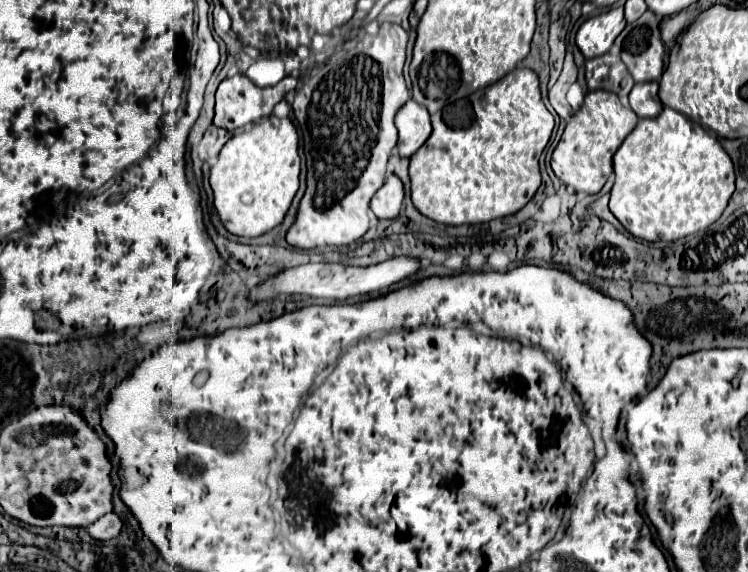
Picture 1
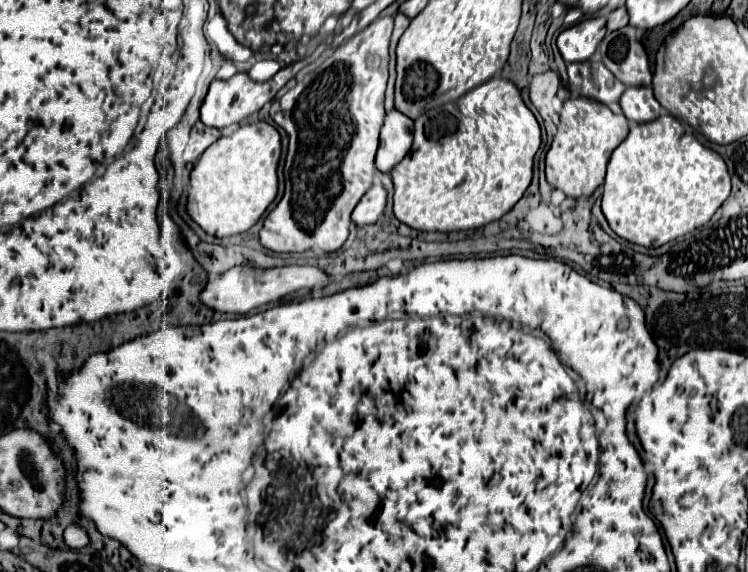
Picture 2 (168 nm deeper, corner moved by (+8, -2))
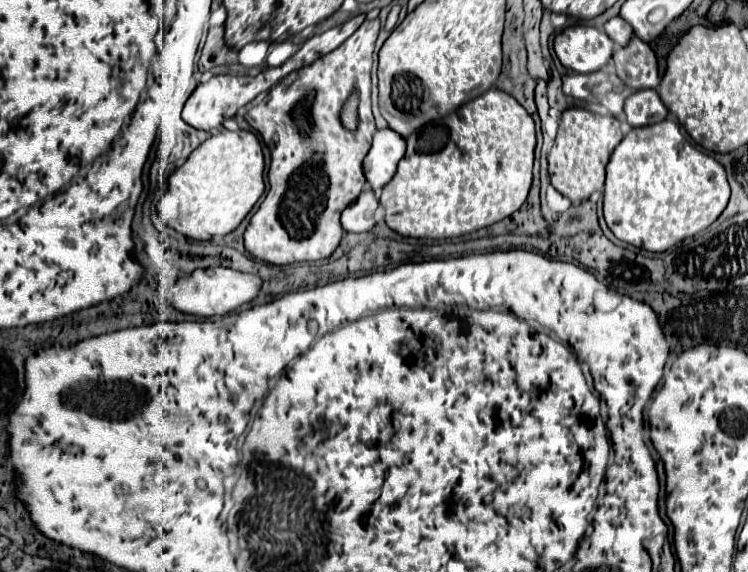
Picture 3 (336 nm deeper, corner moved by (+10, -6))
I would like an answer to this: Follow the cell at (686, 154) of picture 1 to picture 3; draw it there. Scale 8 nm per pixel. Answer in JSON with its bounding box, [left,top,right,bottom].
[603,119,730,253]

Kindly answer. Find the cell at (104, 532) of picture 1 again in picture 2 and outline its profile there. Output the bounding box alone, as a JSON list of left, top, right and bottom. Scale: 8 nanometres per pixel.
[64,523,90,549]

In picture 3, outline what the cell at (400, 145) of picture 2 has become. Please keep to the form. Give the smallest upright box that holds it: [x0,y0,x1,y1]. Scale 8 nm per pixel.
[362,129,406,193]

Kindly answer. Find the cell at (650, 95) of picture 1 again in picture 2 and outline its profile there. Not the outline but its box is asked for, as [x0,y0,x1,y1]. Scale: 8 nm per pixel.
[620,87,662,123]

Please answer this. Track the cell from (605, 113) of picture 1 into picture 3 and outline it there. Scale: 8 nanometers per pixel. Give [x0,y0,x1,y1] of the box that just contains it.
[548,107,622,205]

